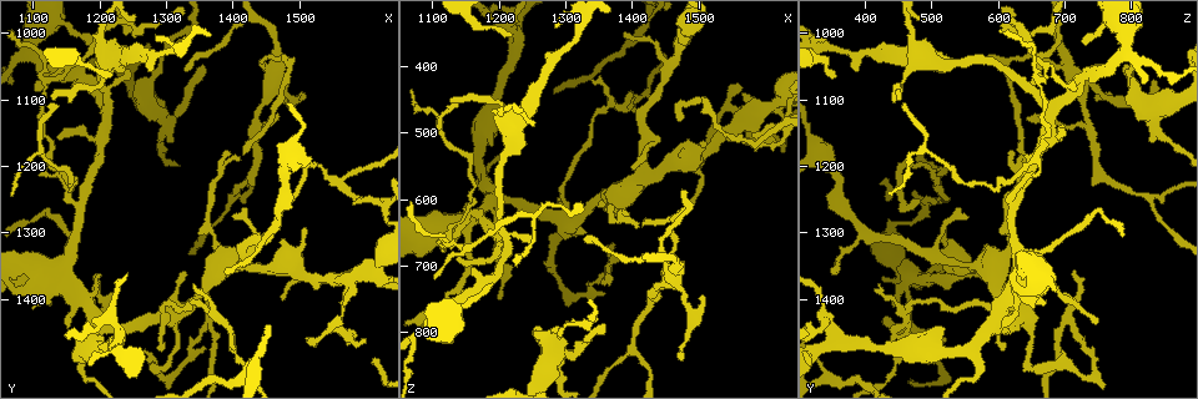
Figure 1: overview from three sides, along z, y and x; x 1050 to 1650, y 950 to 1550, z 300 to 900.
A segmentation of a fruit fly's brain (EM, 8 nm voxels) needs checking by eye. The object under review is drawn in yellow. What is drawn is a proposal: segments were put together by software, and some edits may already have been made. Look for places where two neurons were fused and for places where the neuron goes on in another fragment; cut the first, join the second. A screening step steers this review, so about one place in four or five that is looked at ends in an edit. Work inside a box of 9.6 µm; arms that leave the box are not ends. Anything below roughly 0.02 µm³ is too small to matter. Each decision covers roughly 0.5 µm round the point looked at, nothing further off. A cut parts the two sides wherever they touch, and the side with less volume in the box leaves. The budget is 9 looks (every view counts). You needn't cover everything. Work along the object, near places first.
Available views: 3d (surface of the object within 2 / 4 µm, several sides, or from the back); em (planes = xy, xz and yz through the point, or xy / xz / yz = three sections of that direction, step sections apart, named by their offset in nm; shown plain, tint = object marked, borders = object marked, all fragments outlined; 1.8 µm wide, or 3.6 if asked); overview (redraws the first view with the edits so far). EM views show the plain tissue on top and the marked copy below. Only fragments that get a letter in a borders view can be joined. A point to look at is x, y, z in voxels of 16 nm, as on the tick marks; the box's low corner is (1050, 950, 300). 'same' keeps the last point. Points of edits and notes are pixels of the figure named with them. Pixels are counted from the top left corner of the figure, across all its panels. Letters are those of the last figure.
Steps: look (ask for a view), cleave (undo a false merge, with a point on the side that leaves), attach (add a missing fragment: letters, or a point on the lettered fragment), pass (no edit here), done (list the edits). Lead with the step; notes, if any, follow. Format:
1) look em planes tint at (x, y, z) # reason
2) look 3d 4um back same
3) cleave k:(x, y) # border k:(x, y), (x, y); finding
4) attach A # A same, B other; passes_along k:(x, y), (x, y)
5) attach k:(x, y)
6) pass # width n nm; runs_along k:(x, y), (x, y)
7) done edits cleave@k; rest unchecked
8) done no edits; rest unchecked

look em yz step 8 tint at (1115, 1075, 660) # branch point

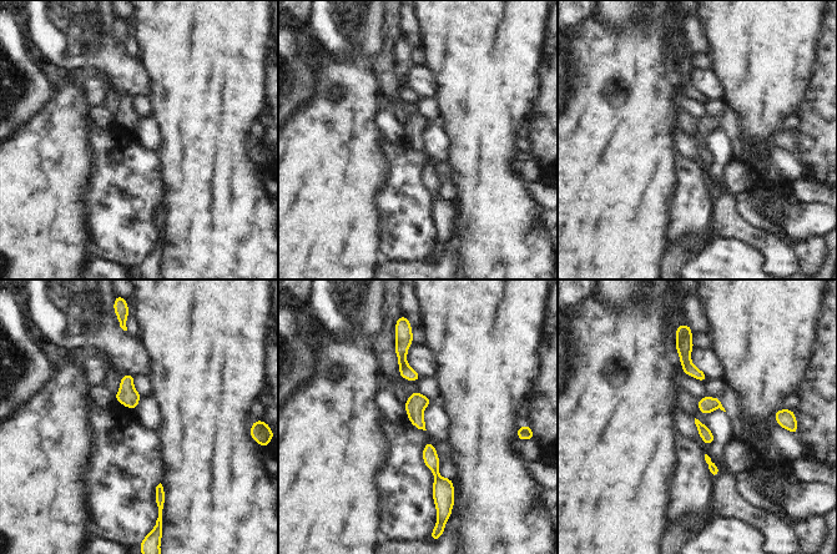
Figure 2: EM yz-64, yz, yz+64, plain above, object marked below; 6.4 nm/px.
look em planes borders same # cut it another way

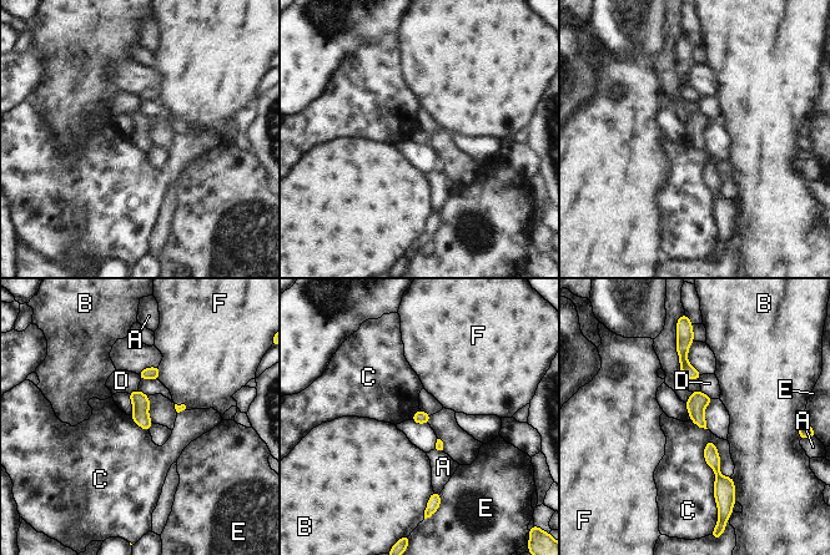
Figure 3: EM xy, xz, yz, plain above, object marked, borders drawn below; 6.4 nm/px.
pass # width 90 nm; A other, B other, C other, D other, E other, F other; border 3:(710, 438), (717, 503); all the same neuron

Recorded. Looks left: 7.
look 3d 2um at (1165, 1255, 625) # calibre changes

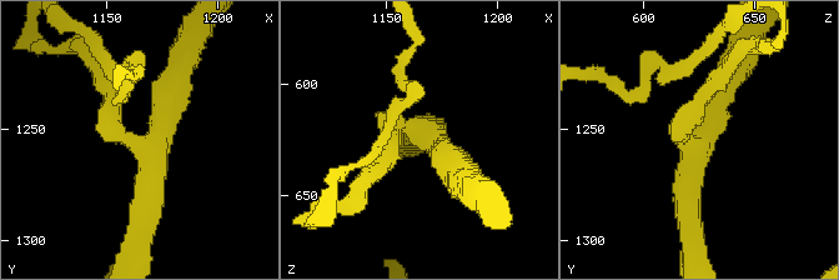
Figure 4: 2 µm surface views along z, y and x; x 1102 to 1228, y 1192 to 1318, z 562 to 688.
look em xy step 16 borders at (1168, 1261, 623)

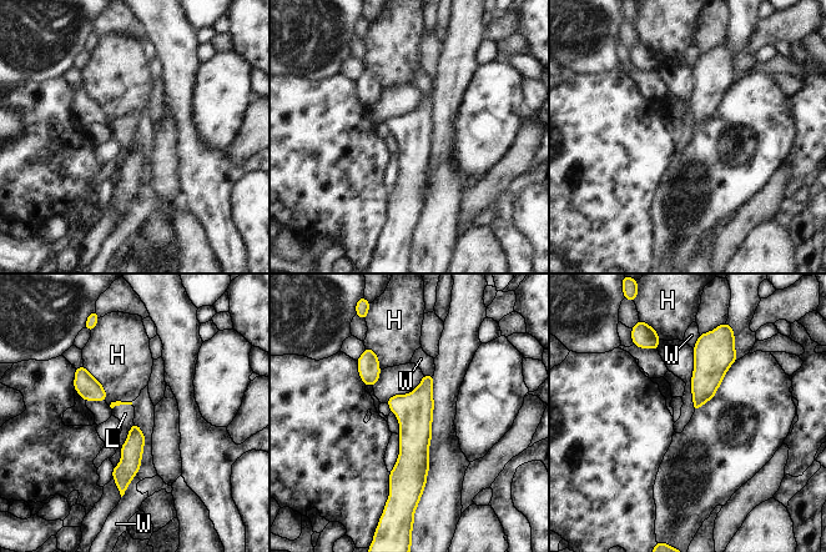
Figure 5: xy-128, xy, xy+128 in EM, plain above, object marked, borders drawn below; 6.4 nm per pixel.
pass # H other, L other, W other; runs_along 5:(429, 377), (403, 488); continuous, no second neuron

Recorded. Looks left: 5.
look em 3.6um xz step 16 tint at (1215, 1040, 490)

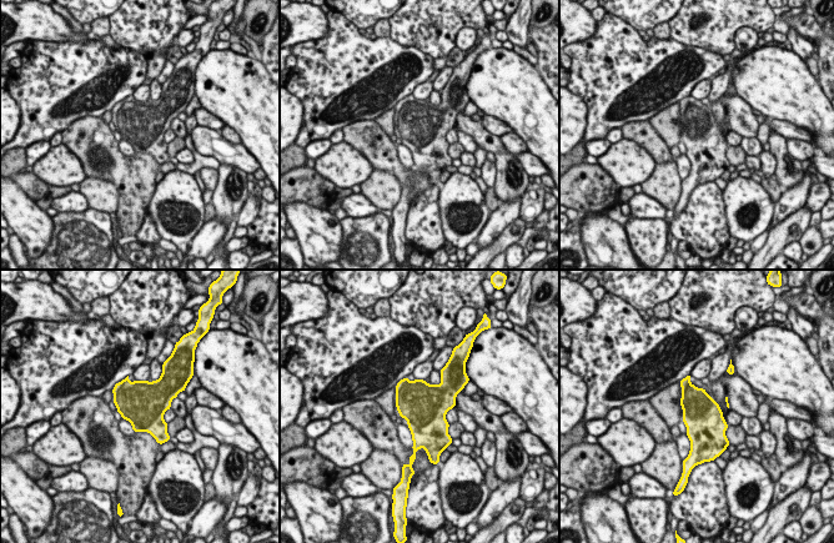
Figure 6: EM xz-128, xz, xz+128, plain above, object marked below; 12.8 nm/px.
look em 3.6um planes borders same # cut it another way

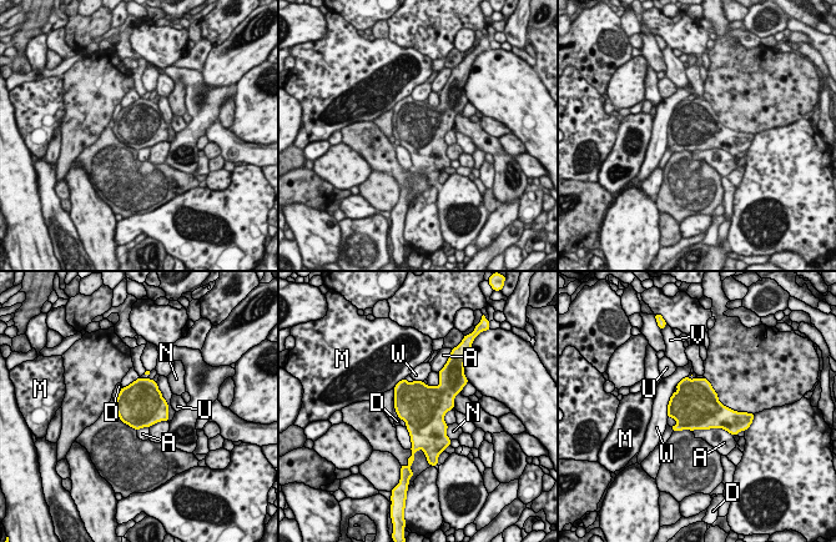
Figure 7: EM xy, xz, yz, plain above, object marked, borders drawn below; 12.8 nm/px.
pass # A other, D other, M other, N other, U other, V other, W other; border 7:(691, 430), (724, 428), (734, 435); all the same neuron

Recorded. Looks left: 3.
look 3d 2um back at (1255, 985, 620) # arms part here

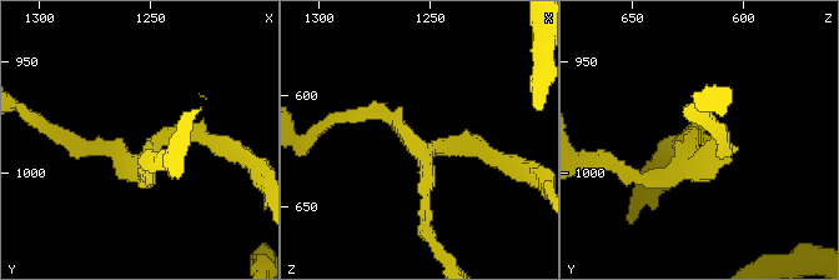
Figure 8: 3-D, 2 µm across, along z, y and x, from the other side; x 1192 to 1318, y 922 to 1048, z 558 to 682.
look em xy step 4 tint at (1252, 990, 623) # shape alone is not enough

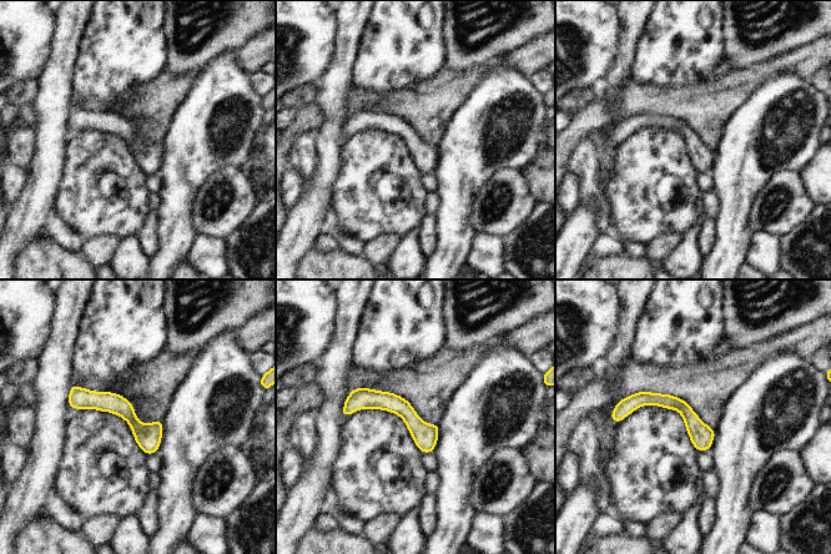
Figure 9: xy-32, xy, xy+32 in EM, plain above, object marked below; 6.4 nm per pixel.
look em planes borders same # another direction

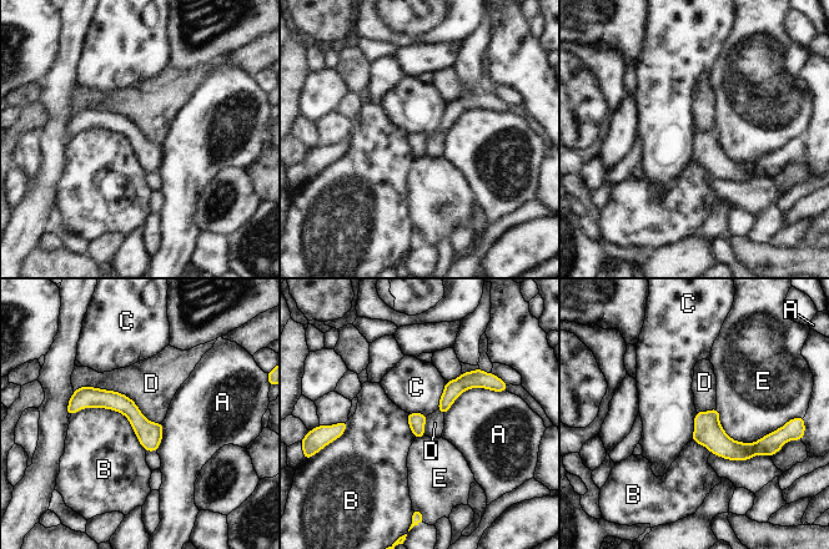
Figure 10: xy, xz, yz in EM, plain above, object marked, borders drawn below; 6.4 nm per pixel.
cleave 10:(717, 441) # longest_contact D 600 nm; A other, B other, C other, D other, E other; border 10:(753, 443), (755, 453); two neurons meet here

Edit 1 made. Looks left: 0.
done edits cleave@10; rest unchecked

